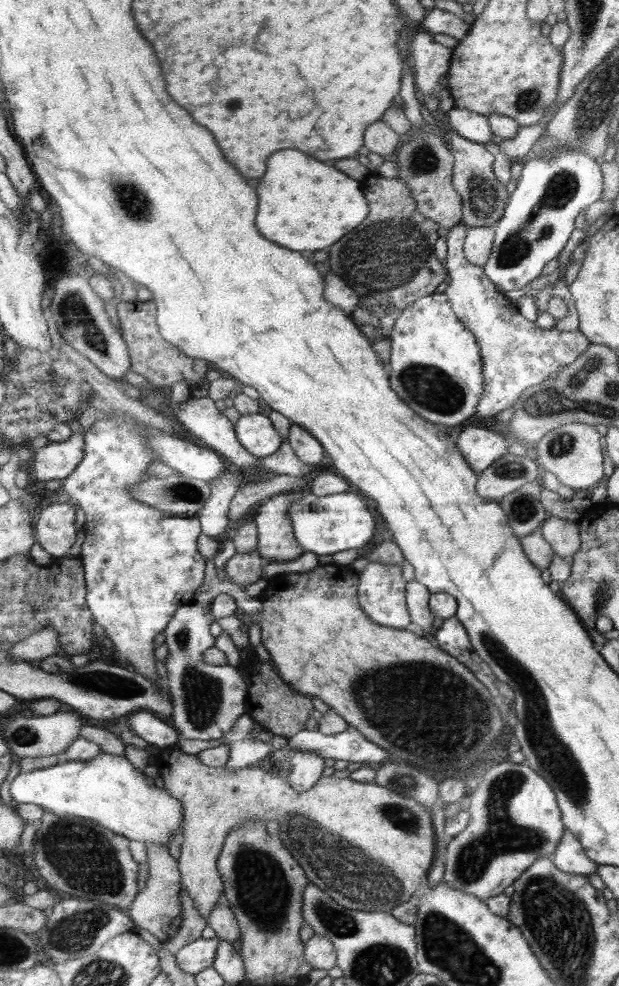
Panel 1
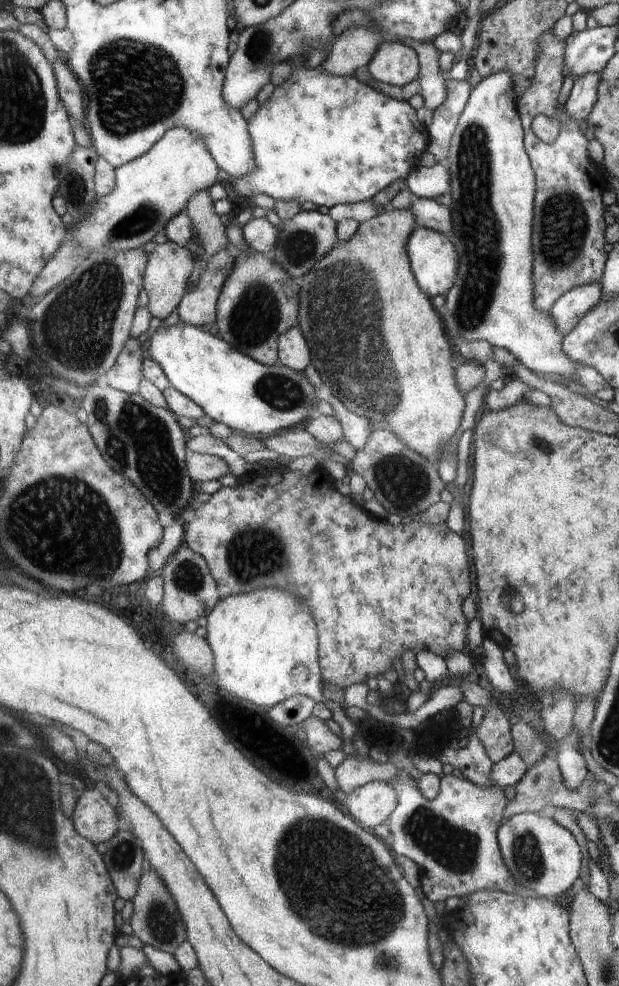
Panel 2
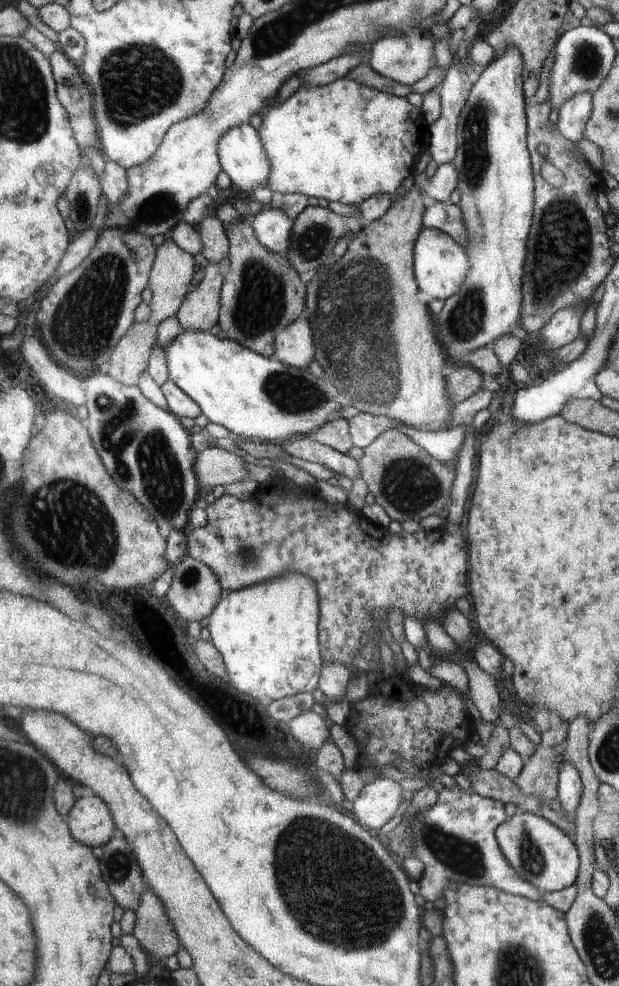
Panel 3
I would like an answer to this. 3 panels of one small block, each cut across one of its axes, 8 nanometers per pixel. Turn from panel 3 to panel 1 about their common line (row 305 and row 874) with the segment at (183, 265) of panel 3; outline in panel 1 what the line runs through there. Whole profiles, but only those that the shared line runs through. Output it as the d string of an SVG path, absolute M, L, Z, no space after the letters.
M162 843L147 844L147 863L150 876L146 882L146 887L139 891L139 894L125 911L130 915L135 926L148 930L159 941L165 942L178 934L182 924L180 892L182 892L183 885L181 884L180 869L177 858Z

